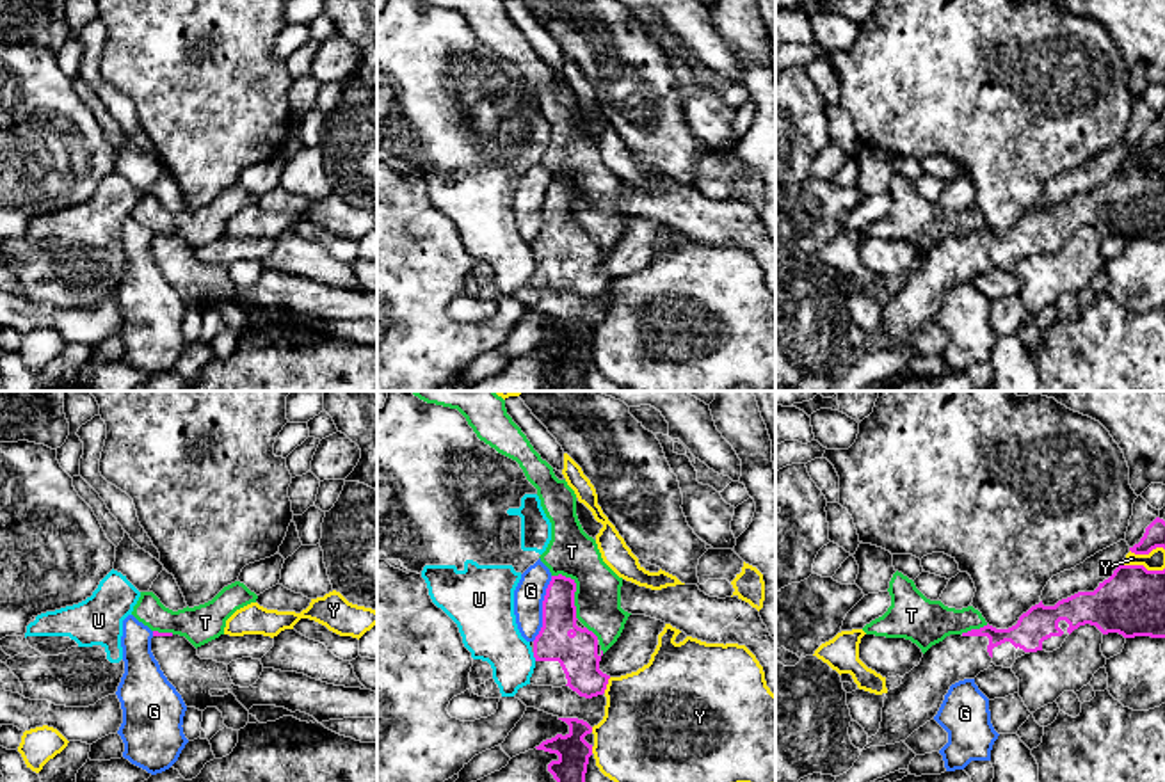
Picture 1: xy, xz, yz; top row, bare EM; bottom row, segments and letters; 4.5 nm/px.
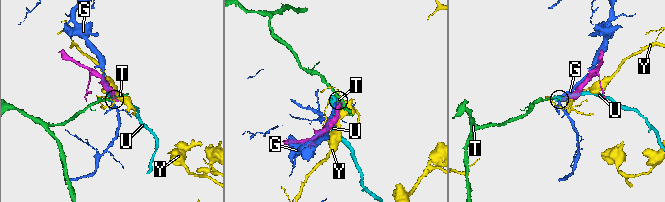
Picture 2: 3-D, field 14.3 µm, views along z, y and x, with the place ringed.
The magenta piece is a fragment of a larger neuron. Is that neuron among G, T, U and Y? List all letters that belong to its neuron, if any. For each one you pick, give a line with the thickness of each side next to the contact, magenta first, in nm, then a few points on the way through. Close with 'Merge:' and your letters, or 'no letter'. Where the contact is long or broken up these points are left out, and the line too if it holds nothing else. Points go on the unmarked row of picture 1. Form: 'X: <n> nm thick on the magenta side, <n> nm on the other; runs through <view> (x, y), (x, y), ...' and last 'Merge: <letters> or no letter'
Merge: no letter

